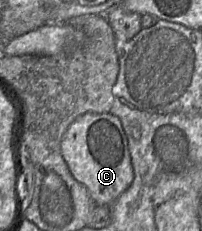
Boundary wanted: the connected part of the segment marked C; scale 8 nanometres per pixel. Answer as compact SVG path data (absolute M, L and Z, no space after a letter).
M110 113L78 116L65 131L60 150L72 176L86 187L96 205L111 205L133 181L127 136L119 118Z

